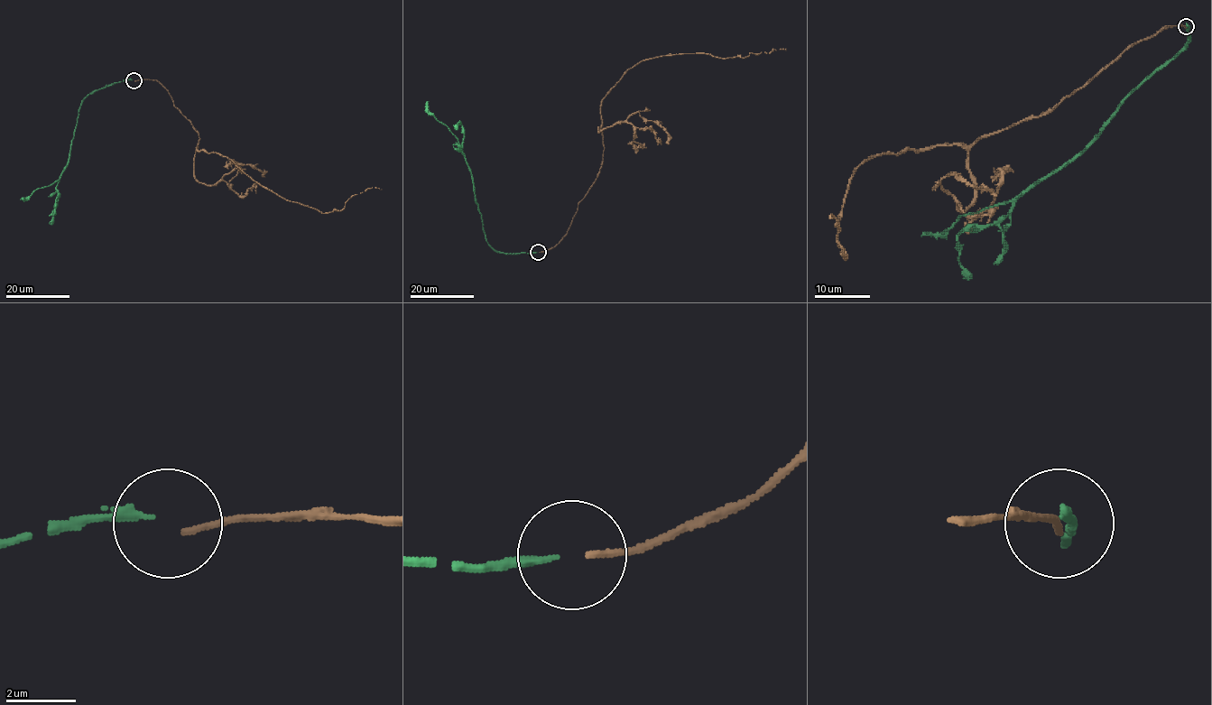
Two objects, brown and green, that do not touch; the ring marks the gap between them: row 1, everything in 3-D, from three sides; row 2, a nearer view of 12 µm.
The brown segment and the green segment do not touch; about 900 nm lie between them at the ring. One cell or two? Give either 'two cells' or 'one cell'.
two cells

